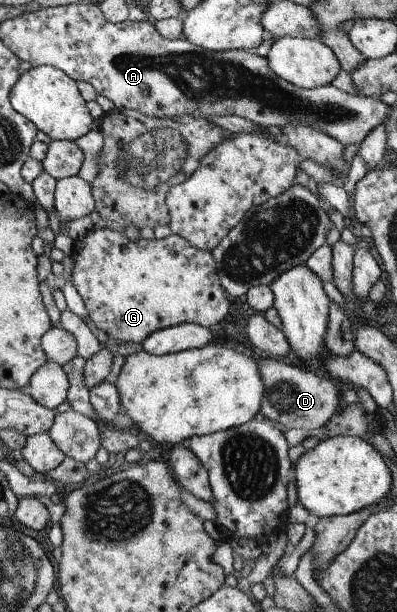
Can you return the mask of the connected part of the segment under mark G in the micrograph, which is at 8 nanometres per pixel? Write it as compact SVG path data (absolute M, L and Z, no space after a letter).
M113 226L91 228L82 239L72 243L70 256L74 262L72 283L89 319L96 328L118 341L141 343L154 331L184 323L209 328L224 321L227 315L229 304L220 286L211 253L191 247L178 235L148 240L138 237L130 241Z

